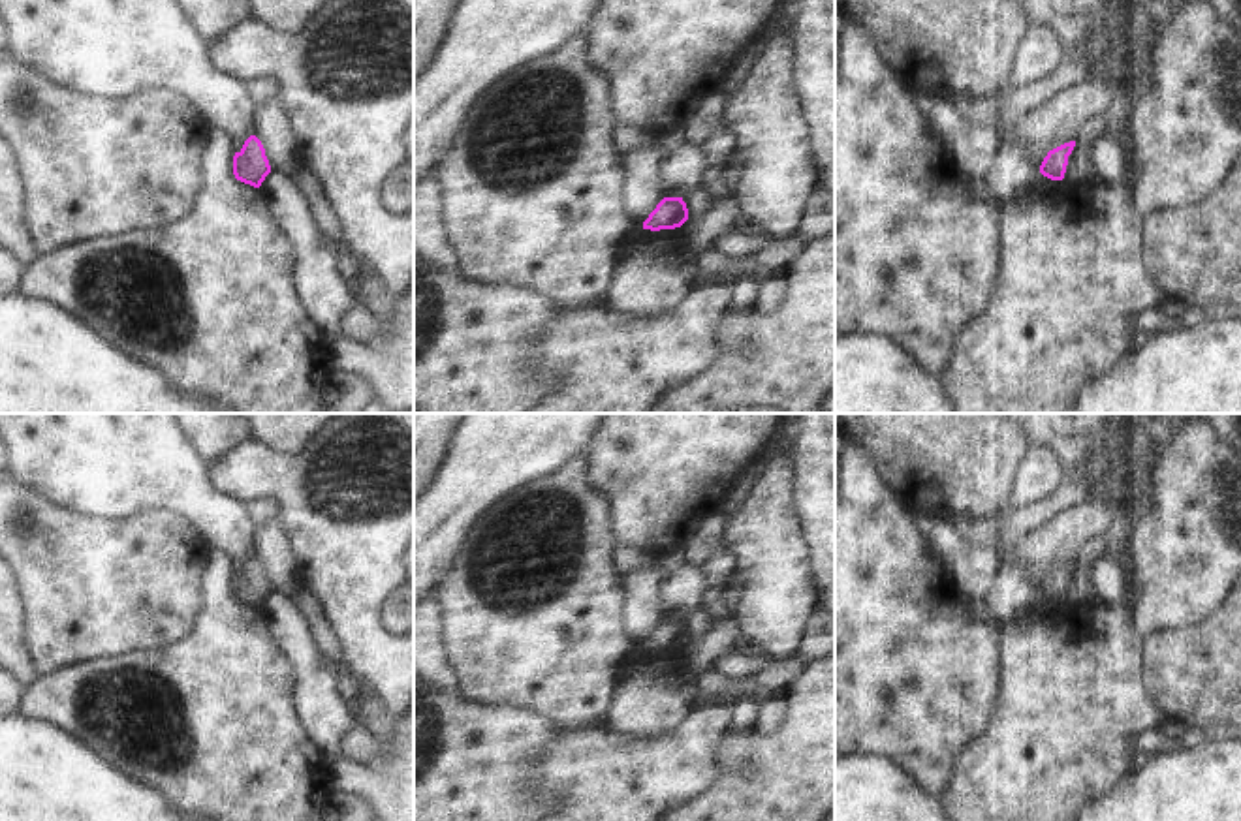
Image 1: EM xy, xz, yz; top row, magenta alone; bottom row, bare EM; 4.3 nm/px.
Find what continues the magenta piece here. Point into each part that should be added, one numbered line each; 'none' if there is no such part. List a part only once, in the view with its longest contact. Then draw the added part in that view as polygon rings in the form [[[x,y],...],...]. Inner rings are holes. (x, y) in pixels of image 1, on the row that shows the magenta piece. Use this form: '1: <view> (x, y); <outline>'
none

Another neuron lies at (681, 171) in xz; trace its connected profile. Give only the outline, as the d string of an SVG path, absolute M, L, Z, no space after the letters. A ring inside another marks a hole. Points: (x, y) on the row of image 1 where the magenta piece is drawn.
M696 145L679 147L658 167L664 197L684 197L688 192L698 190L707 177L709 162Z

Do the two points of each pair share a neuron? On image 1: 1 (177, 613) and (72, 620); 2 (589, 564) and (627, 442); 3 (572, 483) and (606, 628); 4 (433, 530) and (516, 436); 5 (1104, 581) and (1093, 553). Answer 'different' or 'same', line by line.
1: same
2: different
3: same
4: same
5: different

